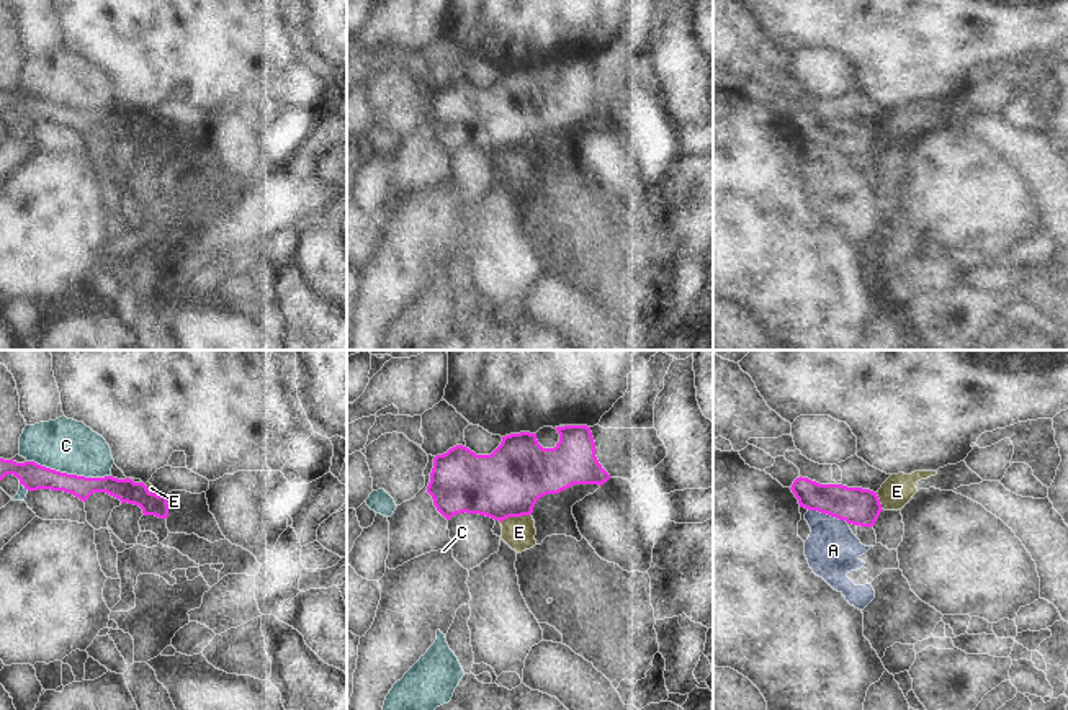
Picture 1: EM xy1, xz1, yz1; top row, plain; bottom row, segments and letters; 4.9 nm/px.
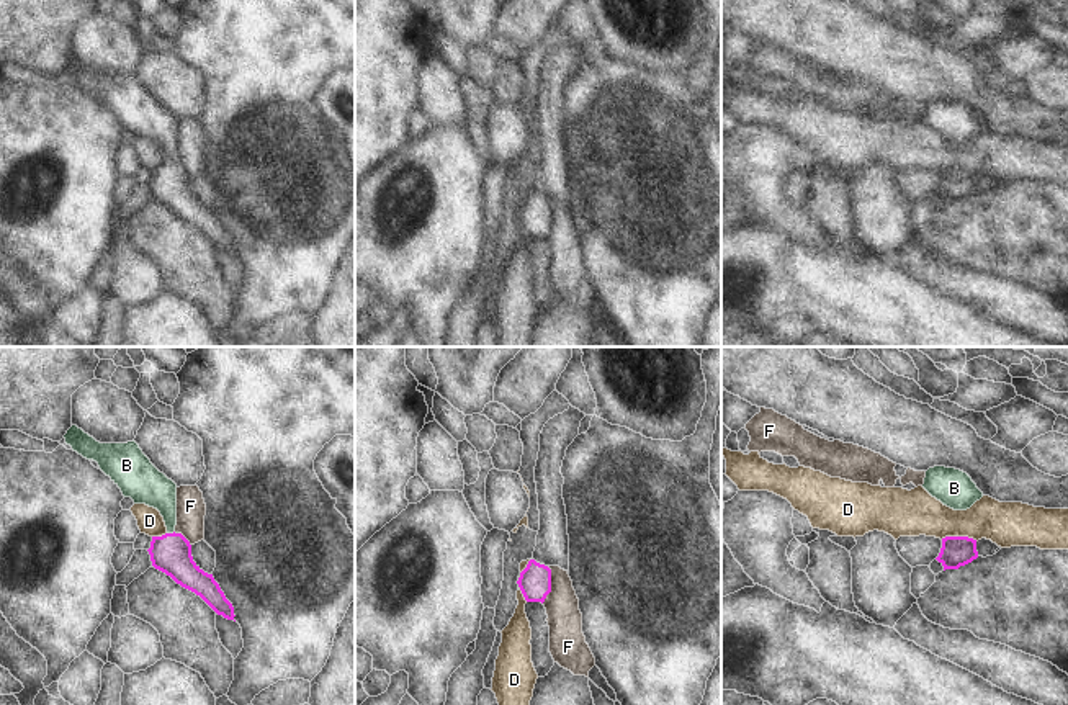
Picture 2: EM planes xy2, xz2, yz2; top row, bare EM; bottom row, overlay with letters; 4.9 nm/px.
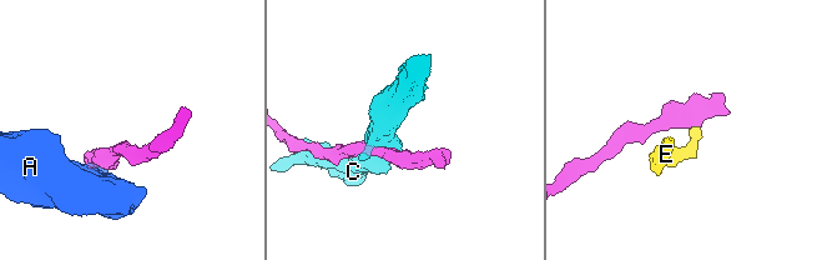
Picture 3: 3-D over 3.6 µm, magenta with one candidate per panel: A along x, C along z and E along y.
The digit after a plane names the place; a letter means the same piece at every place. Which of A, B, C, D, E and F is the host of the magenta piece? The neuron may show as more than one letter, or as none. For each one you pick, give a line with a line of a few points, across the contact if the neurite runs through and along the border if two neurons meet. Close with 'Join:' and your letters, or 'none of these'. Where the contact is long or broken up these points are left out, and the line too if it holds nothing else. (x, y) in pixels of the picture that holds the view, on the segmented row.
B: xy2 (170, 553), (170, 534), (166, 501), (152, 488)
Join: B

